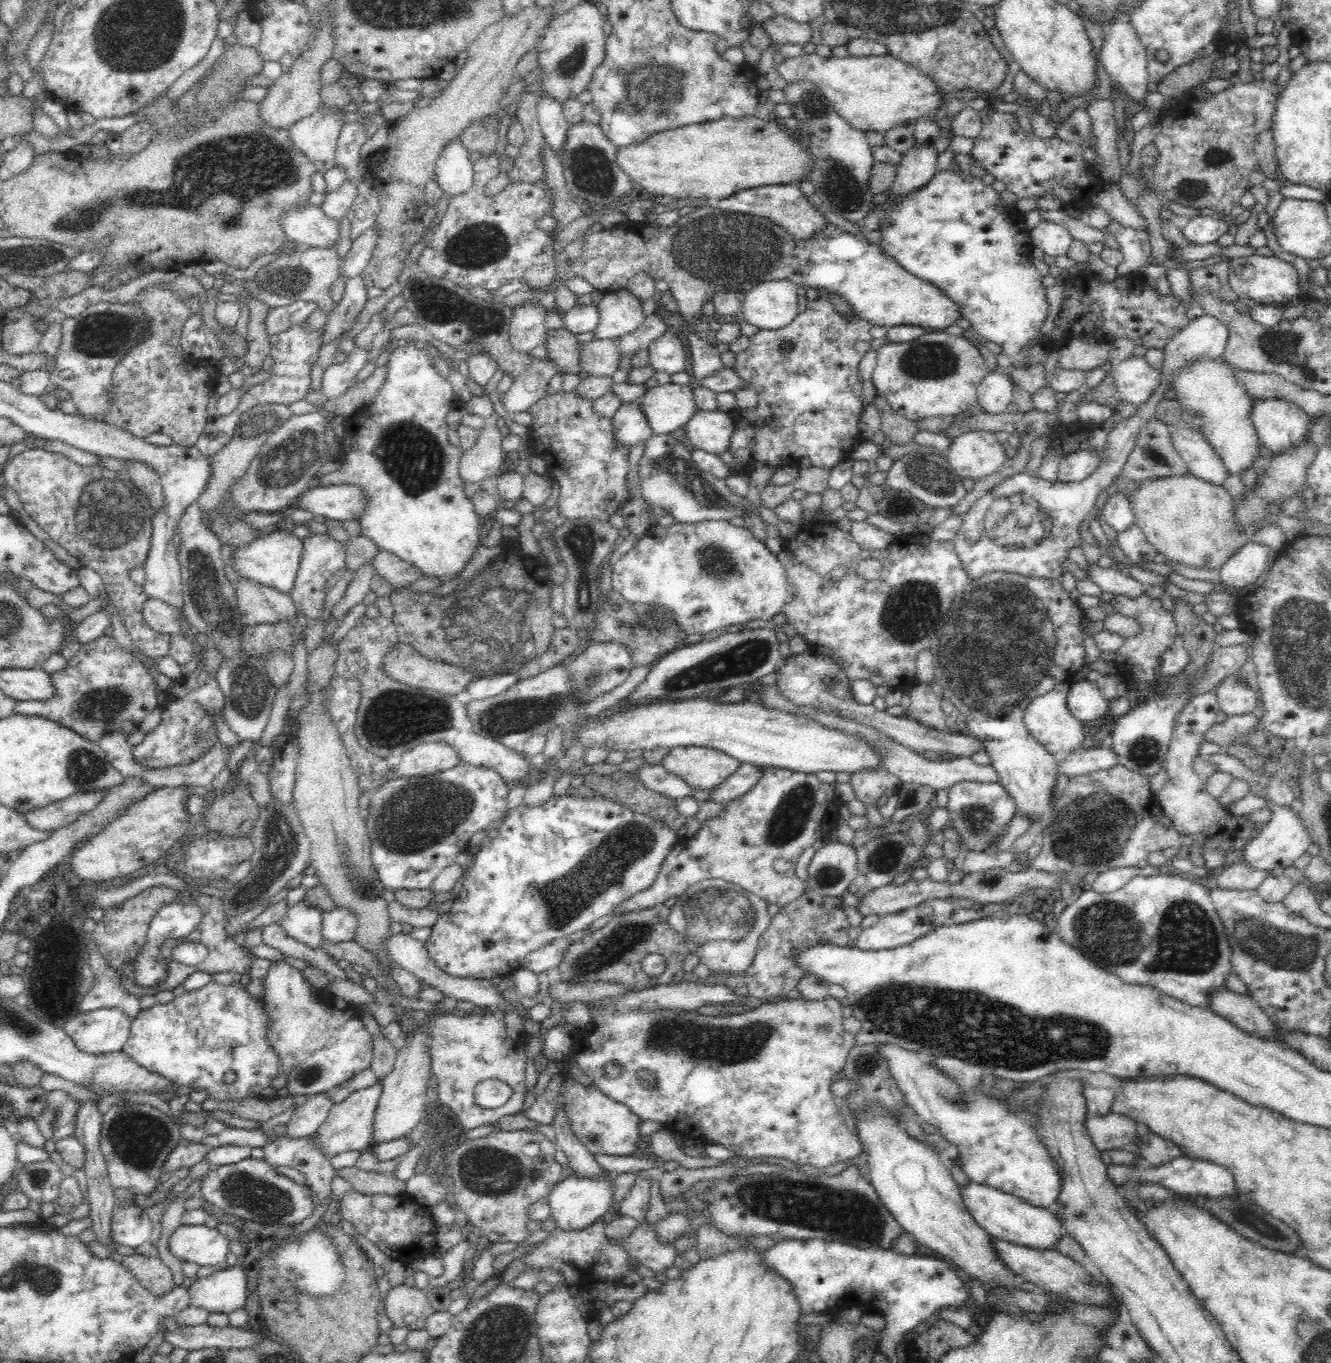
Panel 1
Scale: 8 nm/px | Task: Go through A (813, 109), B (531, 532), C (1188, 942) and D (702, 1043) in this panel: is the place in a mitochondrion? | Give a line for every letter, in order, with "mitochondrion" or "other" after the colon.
A: mitochondrion
B: other
C: mitochondrion
D: mitochondrion

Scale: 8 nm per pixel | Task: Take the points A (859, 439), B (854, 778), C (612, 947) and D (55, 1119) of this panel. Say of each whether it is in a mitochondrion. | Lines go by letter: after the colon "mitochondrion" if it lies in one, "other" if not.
A: other
B: other
C: mitochondrion
D: mitochondrion

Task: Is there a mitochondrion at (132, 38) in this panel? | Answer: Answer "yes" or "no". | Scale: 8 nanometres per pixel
yes

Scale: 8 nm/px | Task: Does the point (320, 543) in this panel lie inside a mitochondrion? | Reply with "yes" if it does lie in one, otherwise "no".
no

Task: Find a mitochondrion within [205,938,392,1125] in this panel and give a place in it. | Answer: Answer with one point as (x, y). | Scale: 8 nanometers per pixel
(312, 1073)

